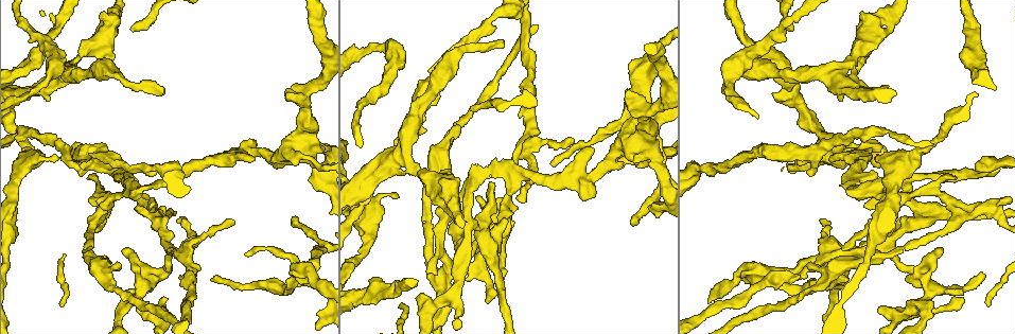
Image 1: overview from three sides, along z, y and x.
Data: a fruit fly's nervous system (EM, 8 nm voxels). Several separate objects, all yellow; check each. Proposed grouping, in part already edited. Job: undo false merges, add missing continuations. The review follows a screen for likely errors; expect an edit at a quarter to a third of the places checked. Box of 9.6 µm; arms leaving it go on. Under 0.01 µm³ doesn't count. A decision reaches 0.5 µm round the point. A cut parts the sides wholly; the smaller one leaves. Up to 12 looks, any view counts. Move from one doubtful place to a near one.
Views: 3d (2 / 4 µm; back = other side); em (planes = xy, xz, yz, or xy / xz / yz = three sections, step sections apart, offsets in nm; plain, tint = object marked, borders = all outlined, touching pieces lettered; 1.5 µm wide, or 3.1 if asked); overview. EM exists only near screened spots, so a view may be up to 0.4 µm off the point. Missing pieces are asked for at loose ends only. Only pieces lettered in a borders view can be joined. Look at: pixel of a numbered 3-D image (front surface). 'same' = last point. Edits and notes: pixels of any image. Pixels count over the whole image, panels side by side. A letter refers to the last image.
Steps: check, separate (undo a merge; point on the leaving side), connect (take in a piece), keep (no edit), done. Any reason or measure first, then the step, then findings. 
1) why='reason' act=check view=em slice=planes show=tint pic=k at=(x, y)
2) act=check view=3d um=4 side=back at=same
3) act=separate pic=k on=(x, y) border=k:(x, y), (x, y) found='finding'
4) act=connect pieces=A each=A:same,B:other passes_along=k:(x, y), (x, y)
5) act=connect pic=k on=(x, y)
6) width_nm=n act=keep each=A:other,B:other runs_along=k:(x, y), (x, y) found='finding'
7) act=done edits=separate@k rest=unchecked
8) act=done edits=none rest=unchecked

why='free end' act=check view=em slice=planes show=borders pic=1 at=(441, 172)

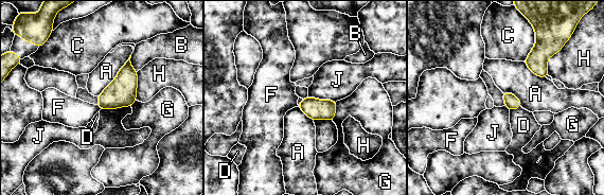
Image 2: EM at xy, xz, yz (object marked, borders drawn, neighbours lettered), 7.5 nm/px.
act=keep each=A:other,B:other,C:other,D:other,F:other,G:other,H:other,J:other border=2:(130, 105), (100, 110) found='none of them fits'

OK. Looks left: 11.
why='branch stops here' act=check view=3d um=4 pic=1 at=(84, 171)

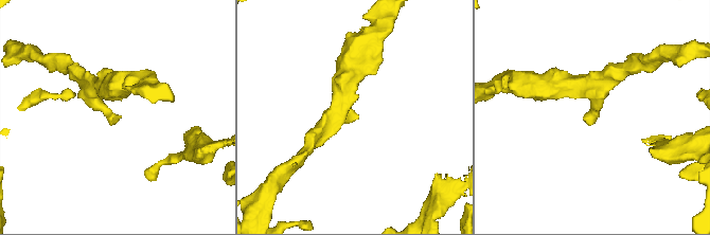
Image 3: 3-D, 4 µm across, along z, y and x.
act=check view=em slice=yz step=4 show=tint pic=3 at=(357, 118)

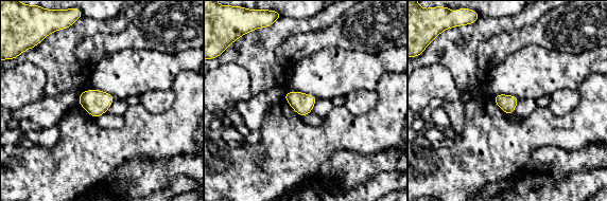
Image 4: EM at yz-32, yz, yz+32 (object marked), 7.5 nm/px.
act=check view=em slice=planes show=borders at=same

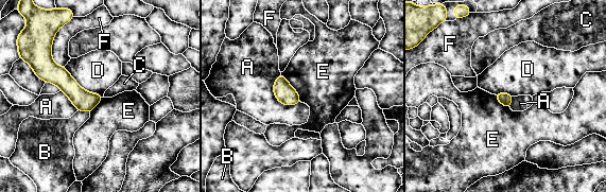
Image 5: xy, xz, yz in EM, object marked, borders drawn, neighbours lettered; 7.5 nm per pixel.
longest_contact=D:380nm act=keep each=A:other,B:other,C:other,D:other,E:other,F:other found='none of them fits'

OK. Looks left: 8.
why='thin neck' act=check view=em slice=planes show=borders pic=1 at=(494, 17)

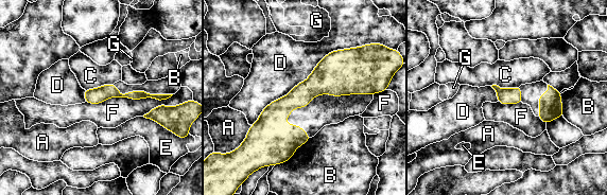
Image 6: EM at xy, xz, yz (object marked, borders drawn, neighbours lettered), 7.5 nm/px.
act=keep each=A:other,B:other,C:other,D:other,E:other,F:other,G:other border=6:(173, 94), (160, 101), (85, 102) found='all the same neuron'

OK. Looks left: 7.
why='sudden change in width' act=check view=3d um=2 pic=1 at=(393, 63)

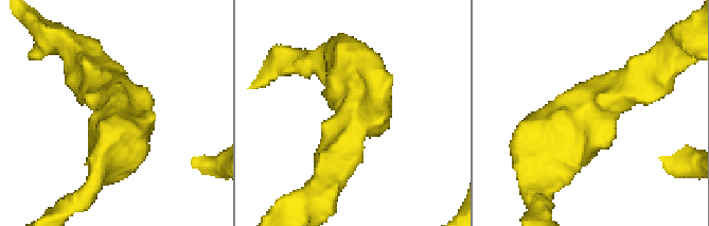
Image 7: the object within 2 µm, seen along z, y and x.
arm_widths_nm=200,240 act=check view=em slice=xz step=8 show=plain pic=7 at=(590, 103)

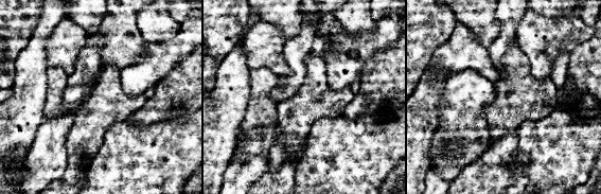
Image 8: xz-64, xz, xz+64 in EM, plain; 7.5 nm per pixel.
act=check view=em slice=xz step=8 show=borders at=same

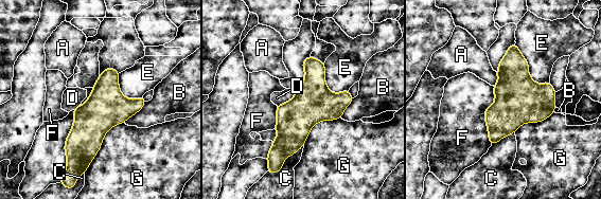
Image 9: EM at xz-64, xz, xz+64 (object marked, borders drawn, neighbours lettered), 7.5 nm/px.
act=keep each=A:other,B:other,C:other,D:other,E:other,F:other,G:other border=9:(515, 41), (529, 75), (549, 82) found='continuous, no second neuron'

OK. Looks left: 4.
why='free end' act=check view=3d um=4 pic=1 at=(130, 292)

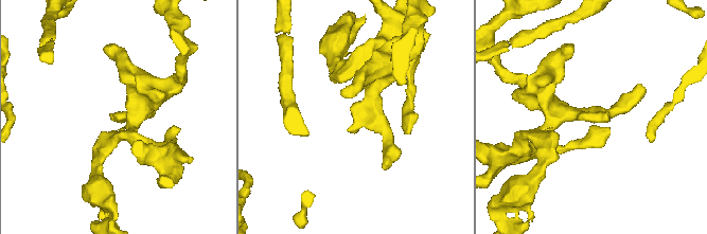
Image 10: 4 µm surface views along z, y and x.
act=check view=em slice=planes show=tint pic=10 at=(352, 131)

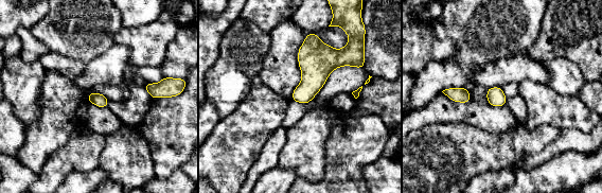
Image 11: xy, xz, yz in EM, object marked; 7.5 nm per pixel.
why='see the neighbours' act=check view=em slice=planes show=borders at=same

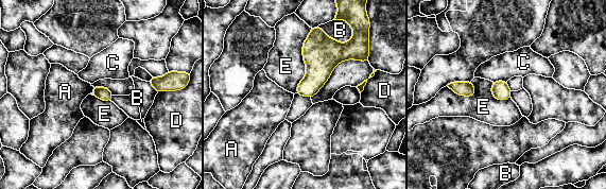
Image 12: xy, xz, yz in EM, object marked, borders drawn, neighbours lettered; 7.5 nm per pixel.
longest_contact=E:500nm act=keep each=A:other,B:other,C:other,D:other,E:other border=12:(311, 28), (295, 92) found='no lettered piece goes on from it'

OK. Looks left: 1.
act=done edits=none rest=unchecked

